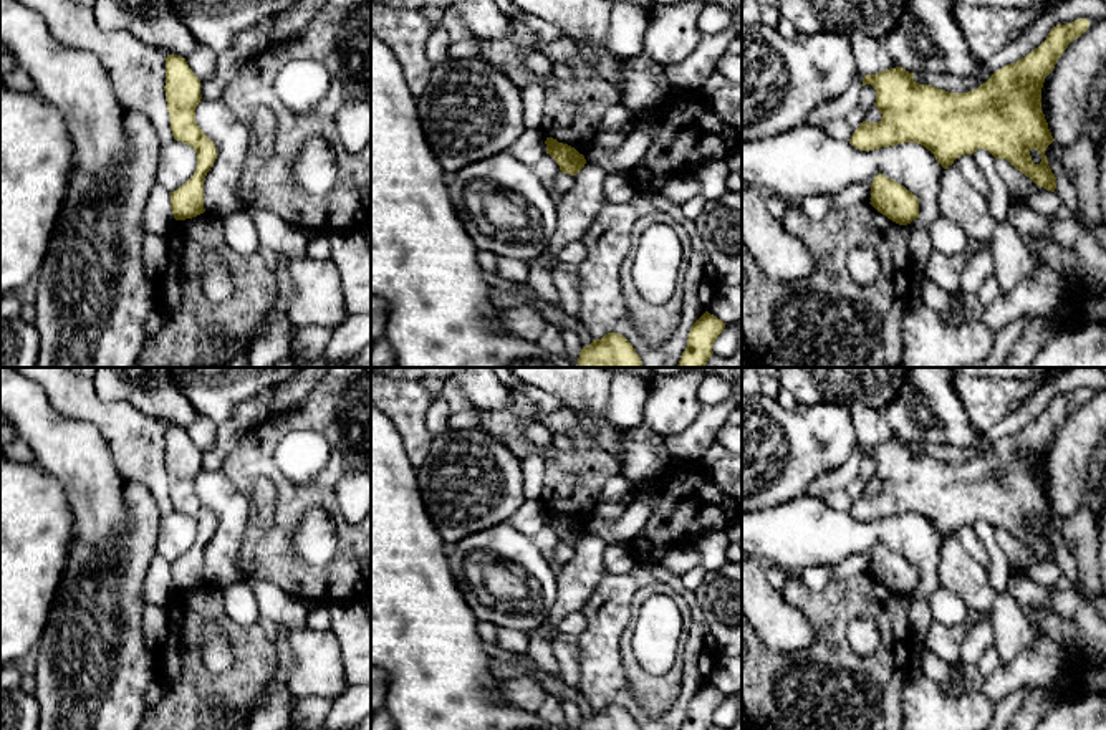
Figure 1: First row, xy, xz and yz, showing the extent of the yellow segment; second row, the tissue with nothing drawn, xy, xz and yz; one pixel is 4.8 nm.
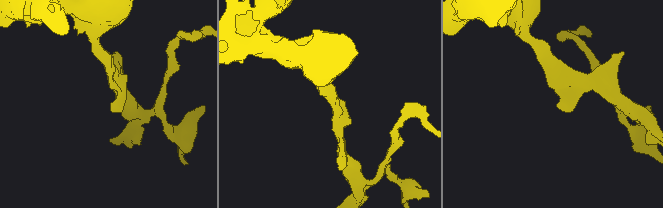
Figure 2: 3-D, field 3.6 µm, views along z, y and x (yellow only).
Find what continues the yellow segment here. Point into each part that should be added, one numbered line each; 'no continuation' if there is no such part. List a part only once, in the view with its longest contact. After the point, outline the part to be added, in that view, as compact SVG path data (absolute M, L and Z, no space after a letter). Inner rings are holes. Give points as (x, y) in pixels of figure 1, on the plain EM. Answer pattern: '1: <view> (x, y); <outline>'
no continuation

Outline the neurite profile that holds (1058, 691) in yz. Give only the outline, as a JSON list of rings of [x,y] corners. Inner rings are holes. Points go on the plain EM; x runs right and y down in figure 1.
[[[1060,677],[1056,682],[1046,685],[1046,687],[1045,687],[1045,692],[1046,692],[1048,699],[1051,700],[1051,704],[1058,704],[1058,702],[1061,702],[1061,700],[1078,697],[1078,692],[1076,692],[1076,690],[1071,690],[1071,689],[1061,680],[1061,677]]]

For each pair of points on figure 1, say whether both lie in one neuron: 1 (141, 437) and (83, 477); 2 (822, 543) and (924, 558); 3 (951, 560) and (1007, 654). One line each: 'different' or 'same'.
1: different
2: same
3: same

